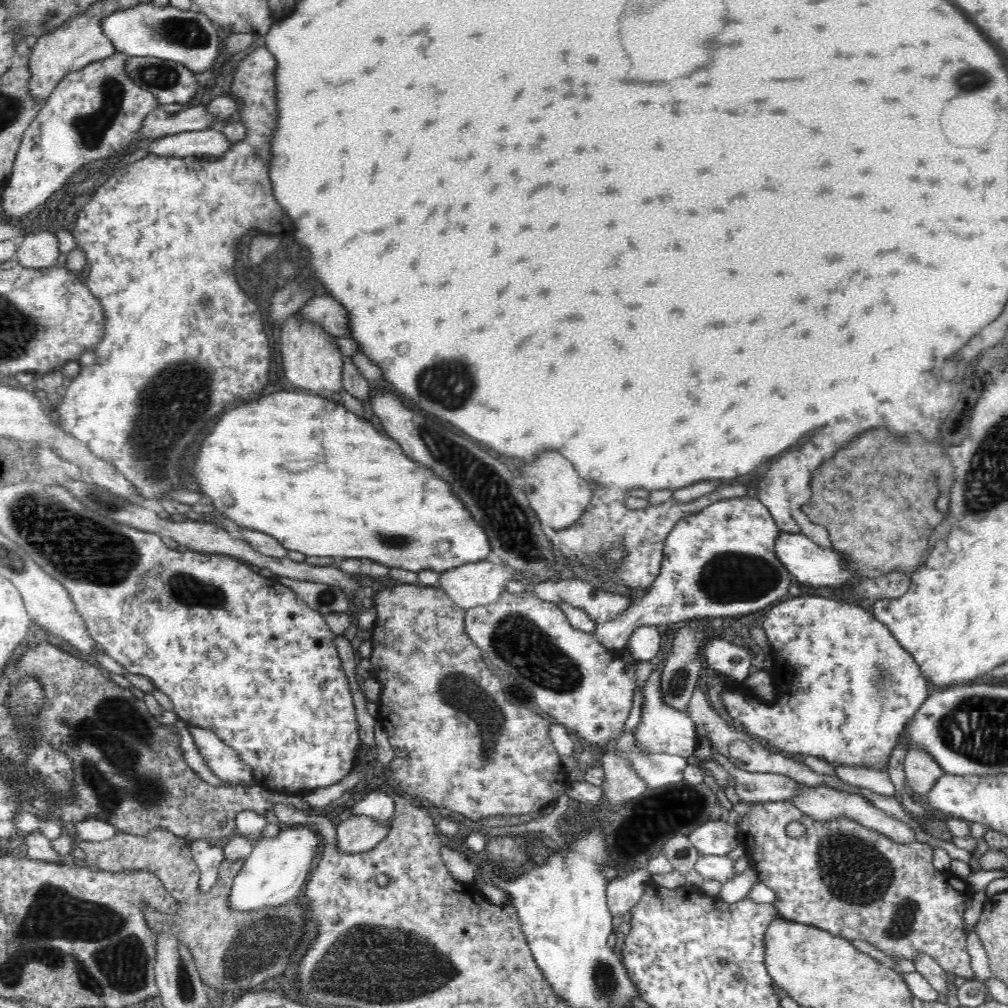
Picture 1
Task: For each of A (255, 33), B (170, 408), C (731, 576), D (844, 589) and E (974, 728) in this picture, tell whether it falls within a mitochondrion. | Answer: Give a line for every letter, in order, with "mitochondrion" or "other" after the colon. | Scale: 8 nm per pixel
A: other
B: mitochondrion
C: mitochondrion
D: other
E: mitochondrion

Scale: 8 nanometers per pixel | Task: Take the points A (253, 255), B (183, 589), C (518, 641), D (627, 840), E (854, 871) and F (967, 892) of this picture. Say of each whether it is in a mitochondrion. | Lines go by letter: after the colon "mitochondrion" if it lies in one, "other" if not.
A: mitochondrion
B: mitochondrion
C: mitochondrion
D: mitochondrion
E: mitochondrion
F: other

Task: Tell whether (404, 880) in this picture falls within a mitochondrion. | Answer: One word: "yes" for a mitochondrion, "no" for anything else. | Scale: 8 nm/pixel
no

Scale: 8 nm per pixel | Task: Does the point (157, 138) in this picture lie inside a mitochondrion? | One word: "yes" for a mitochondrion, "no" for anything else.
no

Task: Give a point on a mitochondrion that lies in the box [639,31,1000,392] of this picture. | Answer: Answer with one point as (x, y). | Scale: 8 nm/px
(973, 77)

